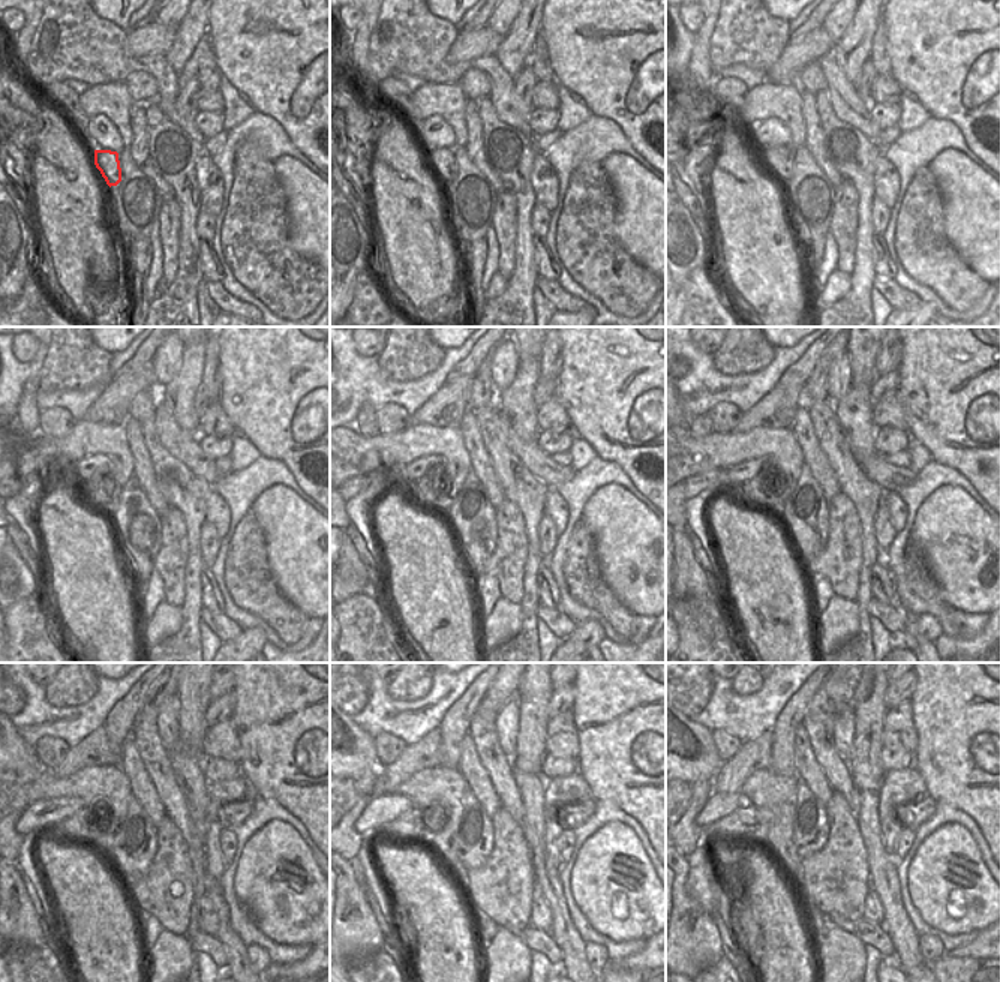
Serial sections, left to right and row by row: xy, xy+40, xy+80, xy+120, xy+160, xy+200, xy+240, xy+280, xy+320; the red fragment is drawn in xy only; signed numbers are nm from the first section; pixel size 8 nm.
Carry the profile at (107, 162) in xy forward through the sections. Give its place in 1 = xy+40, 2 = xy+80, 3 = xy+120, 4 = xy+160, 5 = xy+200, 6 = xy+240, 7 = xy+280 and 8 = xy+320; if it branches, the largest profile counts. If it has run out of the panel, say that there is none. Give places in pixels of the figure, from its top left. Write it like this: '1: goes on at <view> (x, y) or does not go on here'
1: goes on at xy+40 (443, 162)
2: goes on at xy+80 (780, 156)
3: goes on at xy+120 (101, 488)
4: goes on at xy+160 (435, 482)
5: goes on at xy+200 (771, 482)
6: goes on at xy+240 (77, 826)
7: goes on at xy+280 (410, 825)
8: goes on at xy+320 (739, 826)

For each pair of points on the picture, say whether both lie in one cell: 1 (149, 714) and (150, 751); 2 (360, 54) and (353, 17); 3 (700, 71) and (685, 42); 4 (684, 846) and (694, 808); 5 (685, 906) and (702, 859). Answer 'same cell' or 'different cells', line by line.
1: different cells
2: different cells
3: different cells
4: same cell
5: different cells

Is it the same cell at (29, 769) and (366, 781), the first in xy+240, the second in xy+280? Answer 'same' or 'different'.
same

